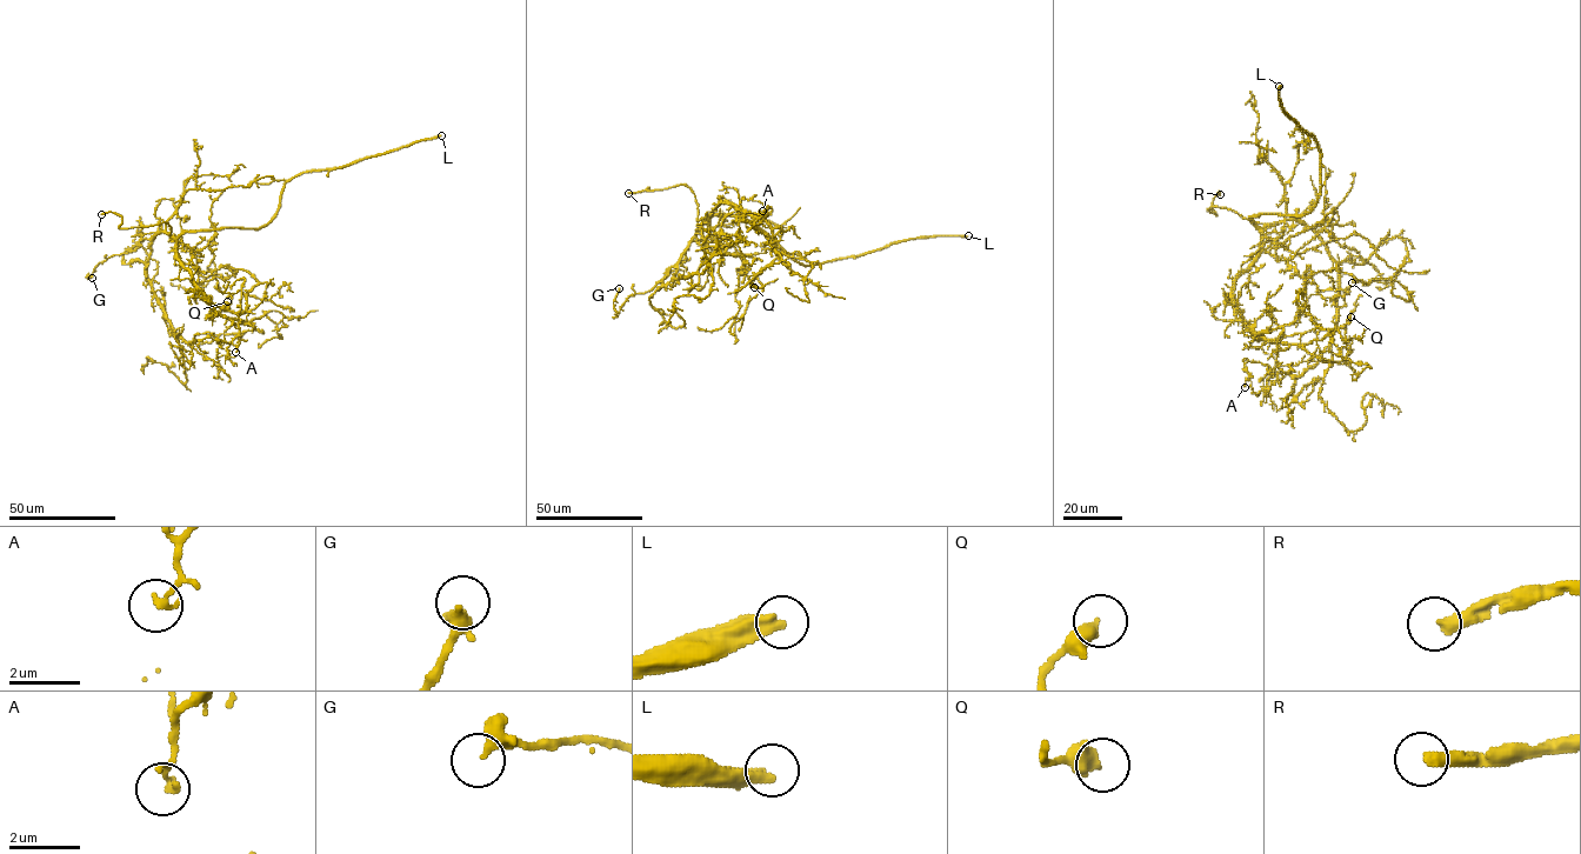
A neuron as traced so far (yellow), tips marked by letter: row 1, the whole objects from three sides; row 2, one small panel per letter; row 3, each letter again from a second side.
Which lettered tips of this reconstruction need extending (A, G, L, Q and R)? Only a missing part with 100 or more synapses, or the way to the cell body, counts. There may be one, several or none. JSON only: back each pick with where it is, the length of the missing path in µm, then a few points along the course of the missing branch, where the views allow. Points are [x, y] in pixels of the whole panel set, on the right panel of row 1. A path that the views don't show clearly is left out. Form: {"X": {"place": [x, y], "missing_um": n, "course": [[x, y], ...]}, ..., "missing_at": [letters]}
{"L": {"place": [1279, 86], "missing_um": 200, "course": [[1279, 86], [1299, 127], [1305, 120], [1285, 122], [1275, 138], [1300, 173], [1305, 211], [1371, 299]]}, "R": {"place": [1220, 194], "missing_um": 8}, "missing_at": ["L", "R"]}

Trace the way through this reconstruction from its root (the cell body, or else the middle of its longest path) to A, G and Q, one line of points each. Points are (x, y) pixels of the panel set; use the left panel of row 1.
A: (178, 239), (159, 233), (147, 266), (165, 318), (188, 345), (195, 334), (209, 332), (235, 345), (235, 352)
G: (178, 239), (164, 232), (142, 239), (134, 251), (98, 264), (92, 275), (86, 275), (92, 278)
Q: (178, 239), (177, 258), (207, 300), (211, 319), (209, 315), (220, 311), (227, 301)

